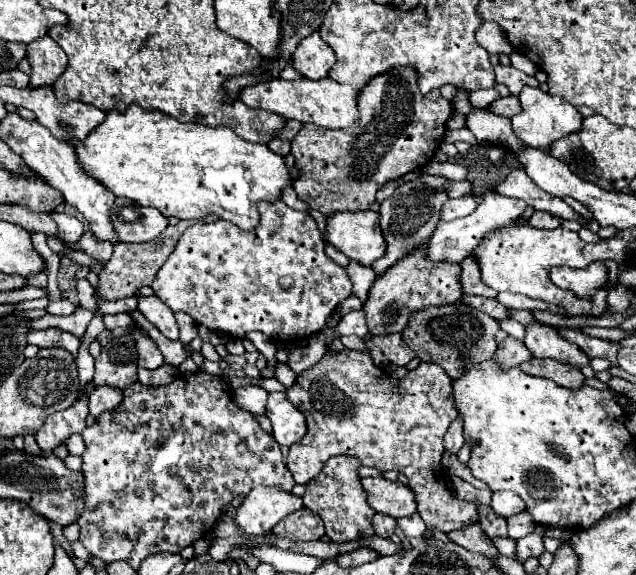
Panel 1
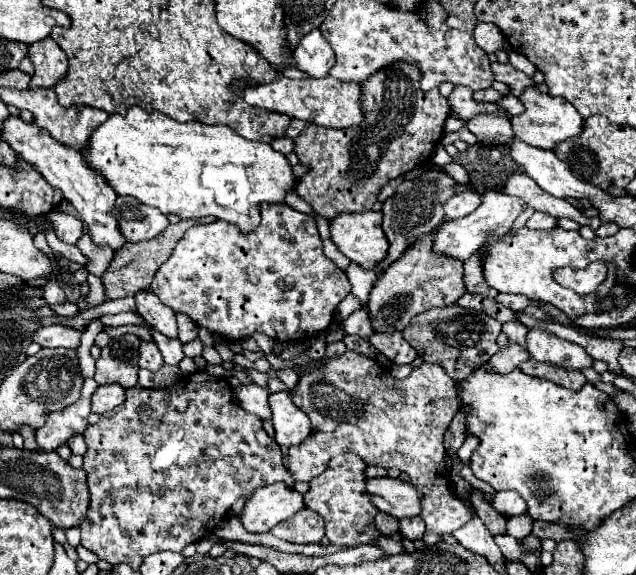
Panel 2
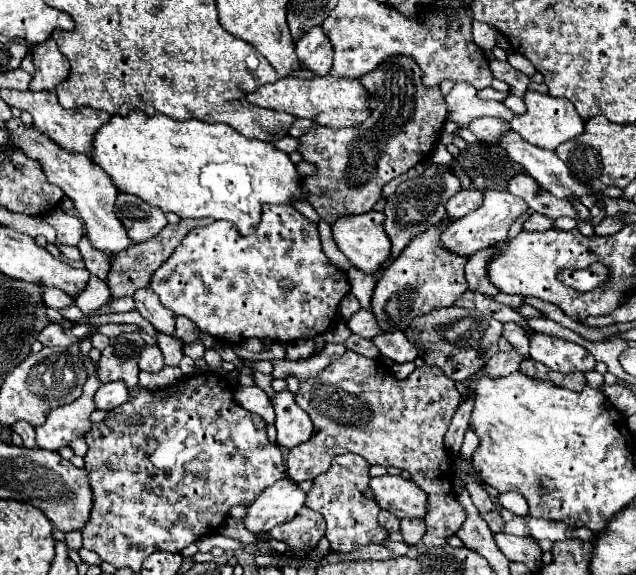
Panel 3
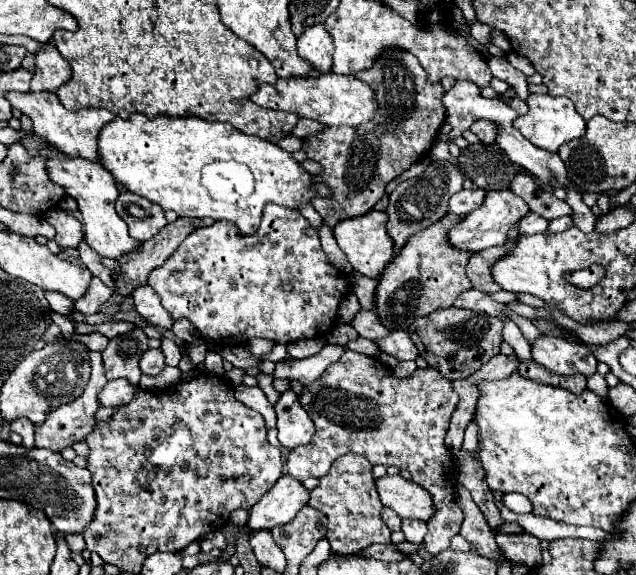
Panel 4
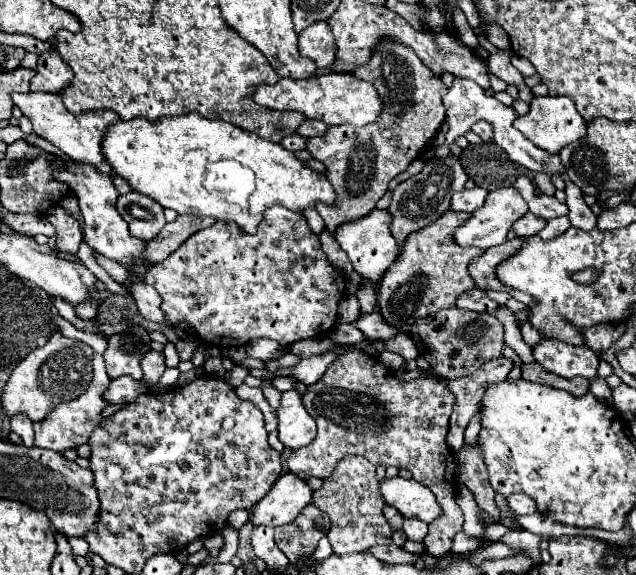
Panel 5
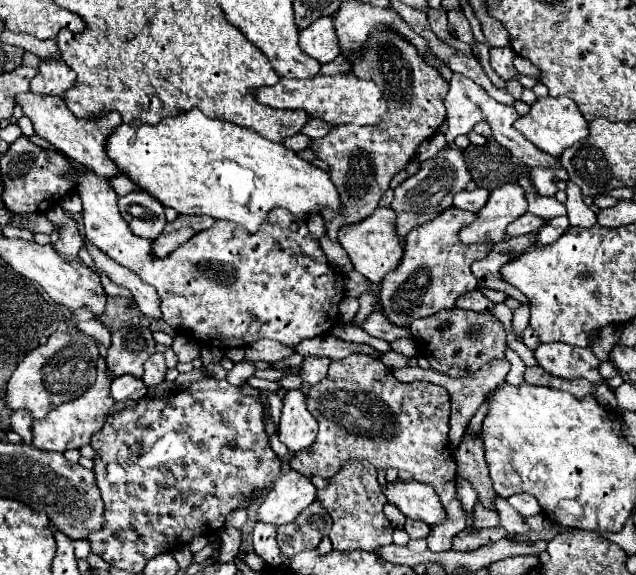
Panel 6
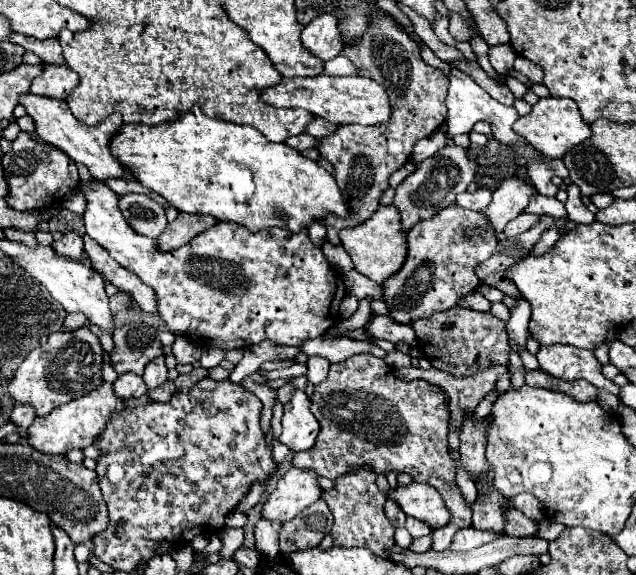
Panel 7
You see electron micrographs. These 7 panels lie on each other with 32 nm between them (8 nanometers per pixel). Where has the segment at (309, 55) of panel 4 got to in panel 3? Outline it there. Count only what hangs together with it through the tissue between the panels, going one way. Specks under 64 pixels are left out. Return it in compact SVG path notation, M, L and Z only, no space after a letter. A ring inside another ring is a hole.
M320 26L304 32L304 36L296 42L296 54L314 74L324 76L332 68L332 44Z

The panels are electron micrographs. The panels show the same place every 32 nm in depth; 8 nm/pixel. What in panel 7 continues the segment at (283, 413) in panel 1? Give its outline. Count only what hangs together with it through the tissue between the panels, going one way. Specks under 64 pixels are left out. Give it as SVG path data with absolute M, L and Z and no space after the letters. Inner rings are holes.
M296 390L288 406L284 406L280 442L292 452L304 452L316 444L318 434L320 424L310 412L310 398L304 394L304 390Z

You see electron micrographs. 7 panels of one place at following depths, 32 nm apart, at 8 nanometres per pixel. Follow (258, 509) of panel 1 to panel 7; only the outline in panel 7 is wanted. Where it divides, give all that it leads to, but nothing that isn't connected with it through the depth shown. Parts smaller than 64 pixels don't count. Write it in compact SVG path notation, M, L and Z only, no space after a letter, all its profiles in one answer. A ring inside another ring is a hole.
M292 466L276 484L268 502L262 508L262 516L268 520L288 522L304 508L322 498L322 486L318 474L310 468Z

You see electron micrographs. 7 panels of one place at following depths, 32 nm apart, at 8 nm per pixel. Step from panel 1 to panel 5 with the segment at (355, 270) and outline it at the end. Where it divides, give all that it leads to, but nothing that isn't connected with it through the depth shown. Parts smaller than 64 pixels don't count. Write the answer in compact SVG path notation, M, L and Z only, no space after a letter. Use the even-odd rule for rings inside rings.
M364 280L362 282L362 288L358 290L358 300L360 300L360 312L362 314L370 314L374 310L374 304L376 304L376 290L374 290L374 284L370 280Z

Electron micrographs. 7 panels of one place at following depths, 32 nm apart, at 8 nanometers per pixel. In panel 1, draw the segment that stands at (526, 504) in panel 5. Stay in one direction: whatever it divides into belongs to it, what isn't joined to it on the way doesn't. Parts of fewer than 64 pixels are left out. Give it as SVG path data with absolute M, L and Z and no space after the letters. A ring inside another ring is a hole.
M496 492L492 496L492 504L490 504L496 514L508 518L508 516L514 516L514 514L520 514L524 512L524 500L520 500L514 492Z

